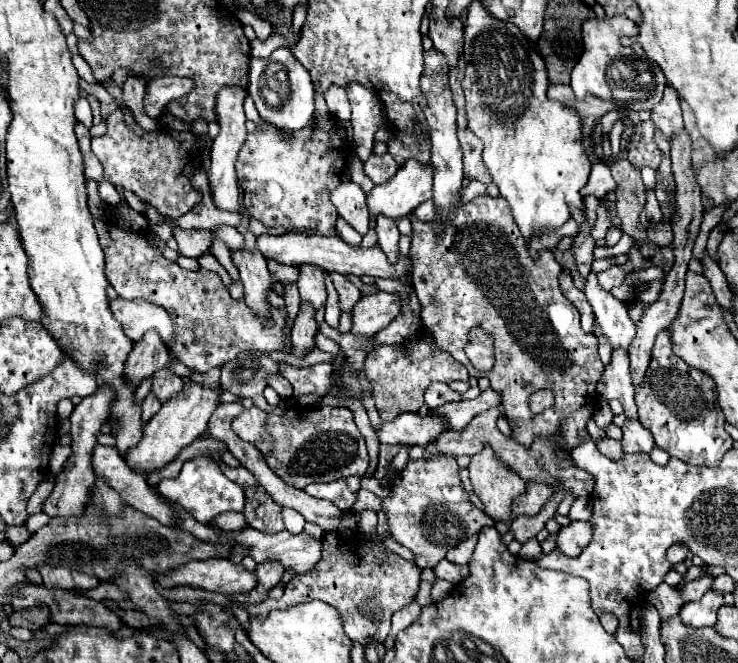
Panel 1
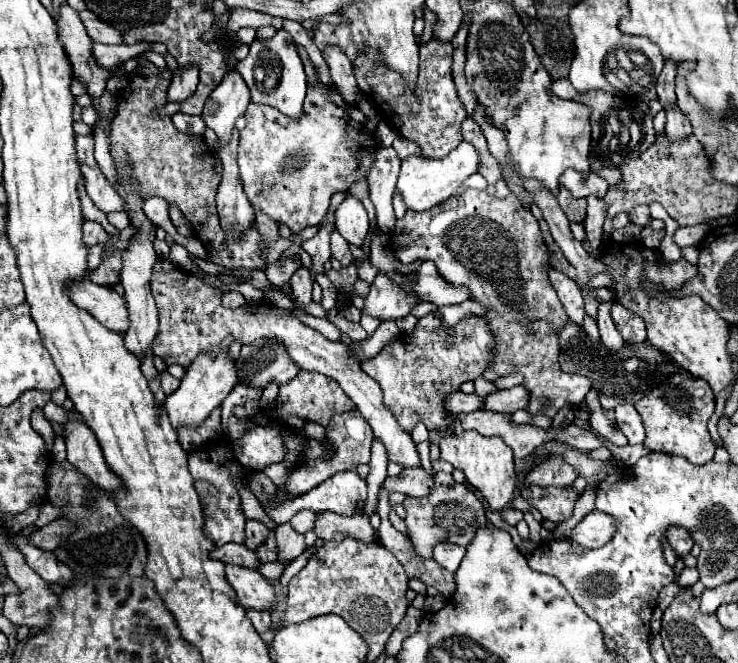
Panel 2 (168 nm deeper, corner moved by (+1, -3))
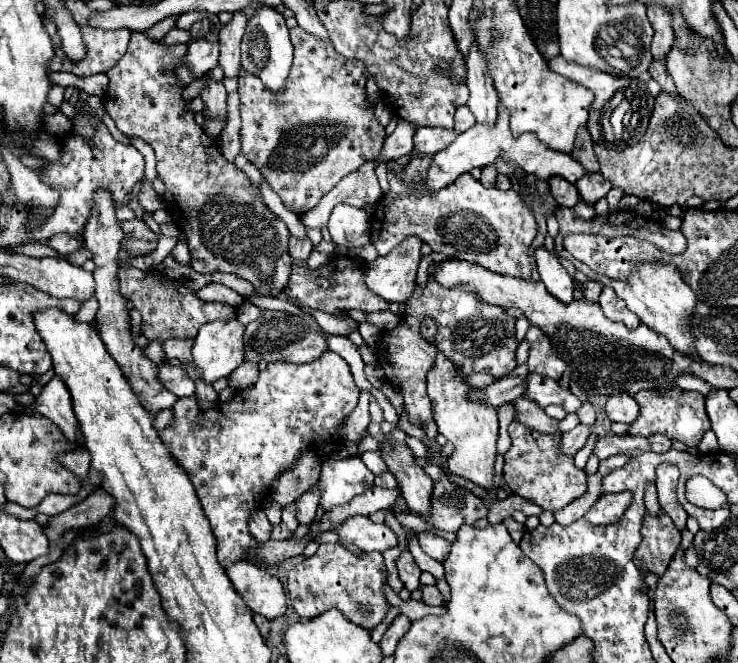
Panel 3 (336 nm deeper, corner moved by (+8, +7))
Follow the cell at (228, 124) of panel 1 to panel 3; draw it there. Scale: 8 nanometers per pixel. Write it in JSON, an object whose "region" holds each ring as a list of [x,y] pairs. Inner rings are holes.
{"region":[[[236,12],[232,22],[224,24],[218,32],[220,38],[220,62],[218,66],[224,70],[224,78],[238,78],[240,72],[240,40],[246,28],[246,14]]]}

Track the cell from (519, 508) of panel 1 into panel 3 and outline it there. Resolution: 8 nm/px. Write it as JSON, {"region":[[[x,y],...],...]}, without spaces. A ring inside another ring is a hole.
{"region":[[[576,426],[570,432],[562,434],[562,446],[560,446],[560,454],[568,454],[568,456],[576,456],[576,452],[586,444],[588,436],[592,432],[592,426]]]}

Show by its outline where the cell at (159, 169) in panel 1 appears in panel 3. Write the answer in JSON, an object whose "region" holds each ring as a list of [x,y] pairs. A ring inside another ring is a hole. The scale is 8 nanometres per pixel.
{"region":[[[132,32],[130,44],[126,54],[118,60],[116,66],[112,66],[106,74],[112,80],[108,84],[108,92],[104,96],[104,106],[110,118],[116,122],[118,130],[122,130],[128,136],[140,138],[146,144],[150,144],[156,152],[158,160],[158,176],[166,184],[164,202],[168,210],[176,210],[178,226],[188,232],[188,248],[192,254],[192,262],[202,262],[204,268],[198,268],[198,272],[232,272],[248,282],[254,284],[254,288],[264,296],[274,296],[276,292],[284,290],[290,276],[290,256],[288,256],[288,238],[290,232],[286,224],[270,212],[270,208],[260,198],[260,214],[258,214],[258,192],[246,178],[242,170],[238,170],[234,164],[226,162],[224,156],[218,150],[218,142],[204,134],[202,126],[196,124],[194,114],[186,112],[186,102],[182,100],[184,86],[178,84],[174,78],[174,66],[178,60],[186,54],[188,46],[176,44],[176,46],[162,46],[158,42],[152,42],[142,32]]]}

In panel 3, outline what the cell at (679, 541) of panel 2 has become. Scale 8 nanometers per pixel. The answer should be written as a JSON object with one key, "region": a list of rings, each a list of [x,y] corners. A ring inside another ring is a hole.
{"region":[[[660,464],[656,470],[656,488],[658,488],[658,500],[660,508],[672,518],[678,530],[686,528],[688,514],[676,500],[676,482],[678,482],[678,468],[672,464]]]}

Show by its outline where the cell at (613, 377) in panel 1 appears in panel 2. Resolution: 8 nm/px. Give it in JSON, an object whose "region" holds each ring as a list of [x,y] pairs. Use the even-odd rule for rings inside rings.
{"region":[[[603,302],[599,306],[599,312],[597,312],[597,326],[599,326],[599,336],[601,336],[601,342],[611,348],[611,350],[619,350],[621,346],[625,346],[625,340],[623,336],[617,332],[615,324],[611,322],[611,302]]]}

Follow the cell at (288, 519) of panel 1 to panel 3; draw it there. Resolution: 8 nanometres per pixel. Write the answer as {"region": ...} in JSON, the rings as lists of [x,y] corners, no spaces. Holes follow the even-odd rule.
{"region":[[[312,490],[302,494],[294,504],[296,504],[296,518],[302,526],[308,526],[314,522],[316,518],[316,510],[318,510],[318,500],[320,500],[320,490]]]}

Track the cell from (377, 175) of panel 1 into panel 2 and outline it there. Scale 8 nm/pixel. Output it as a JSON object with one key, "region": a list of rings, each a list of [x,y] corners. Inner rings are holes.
{"region":[[[381,148],[377,152],[377,160],[369,174],[369,196],[377,210],[377,224],[383,232],[389,232],[389,228],[395,226],[395,214],[391,206],[391,196],[397,184],[401,160],[393,148]]]}

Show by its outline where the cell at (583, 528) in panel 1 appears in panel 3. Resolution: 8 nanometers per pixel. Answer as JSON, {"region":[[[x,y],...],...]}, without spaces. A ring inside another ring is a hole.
{"region":[[[620,492],[620,494],[604,494],[598,498],[598,502],[586,512],[584,520],[592,526],[606,526],[612,522],[618,522],[628,508],[632,500],[630,492]]]}

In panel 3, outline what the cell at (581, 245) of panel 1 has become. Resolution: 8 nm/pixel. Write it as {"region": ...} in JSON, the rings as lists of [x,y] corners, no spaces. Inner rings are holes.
{"region":[[[590,172],[590,174],[586,174],[584,178],[580,178],[580,180],[576,182],[576,188],[578,188],[582,200],[584,200],[588,206],[594,206],[600,198],[604,198],[604,196],[608,194],[608,190],[612,188],[612,184],[610,184],[608,180],[604,180],[604,178],[600,176],[600,172],[594,172],[594,174]]]}

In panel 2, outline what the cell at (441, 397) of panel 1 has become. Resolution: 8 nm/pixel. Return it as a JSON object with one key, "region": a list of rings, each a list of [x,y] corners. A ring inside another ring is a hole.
{"region":[[[455,392],[449,394],[445,398],[445,406],[449,412],[453,414],[461,414],[461,412],[475,412],[475,410],[483,410],[485,398],[477,396],[477,394],[463,394],[463,392]]]}

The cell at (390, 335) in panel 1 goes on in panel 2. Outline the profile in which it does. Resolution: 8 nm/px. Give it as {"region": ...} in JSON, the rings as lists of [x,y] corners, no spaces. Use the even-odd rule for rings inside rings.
{"region":[[[365,260],[363,264],[357,266],[357,274],[359,274],[359,278],[365,280],[365,282],[369,282],[369,284],[371,284],[373,278],[377,276],[377,272],[379,272],[379,270],[375,270],[375,266],[373,266],[369,260]]]}

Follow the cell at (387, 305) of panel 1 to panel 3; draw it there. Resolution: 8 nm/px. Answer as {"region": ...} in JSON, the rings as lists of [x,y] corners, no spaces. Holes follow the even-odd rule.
{"region":[[[412,236],[394,248],[388,256],[378,256],[364,272],[366,286],[386,302],[404,304],[416,288],[422,240]]]}

